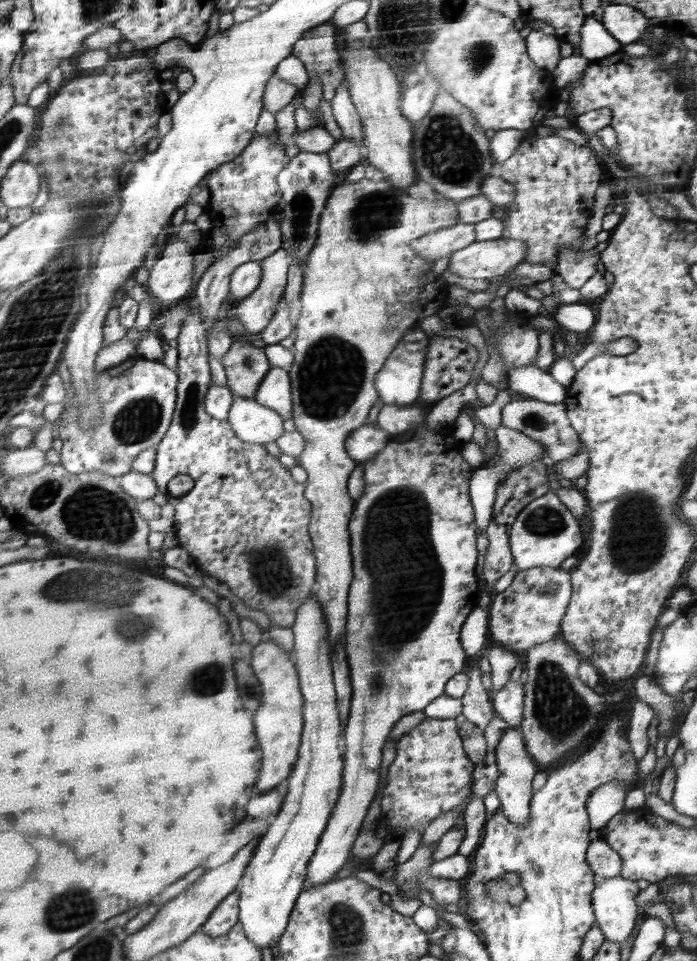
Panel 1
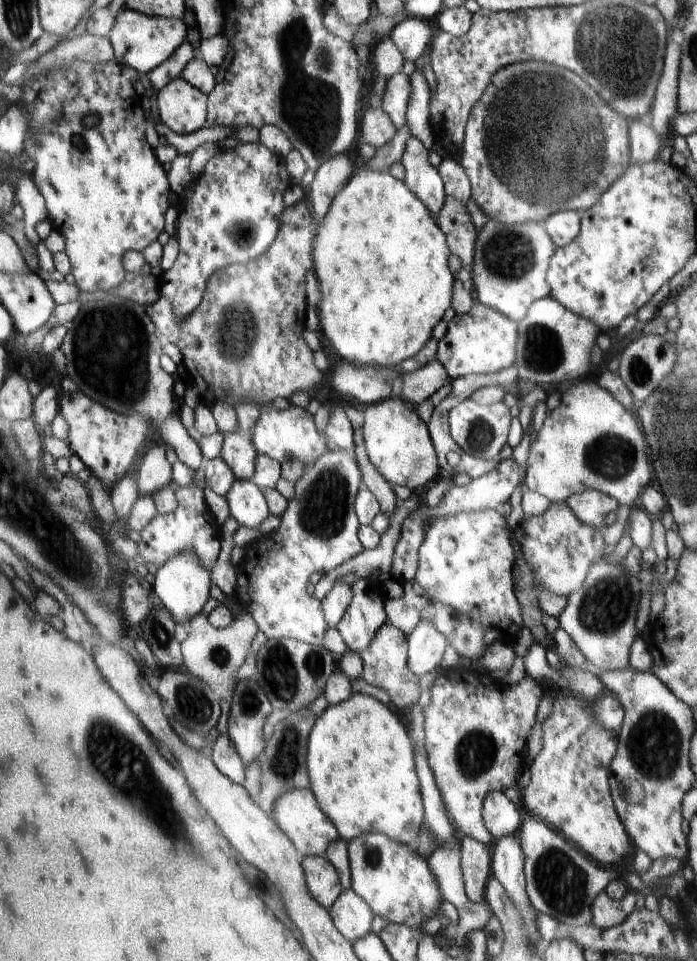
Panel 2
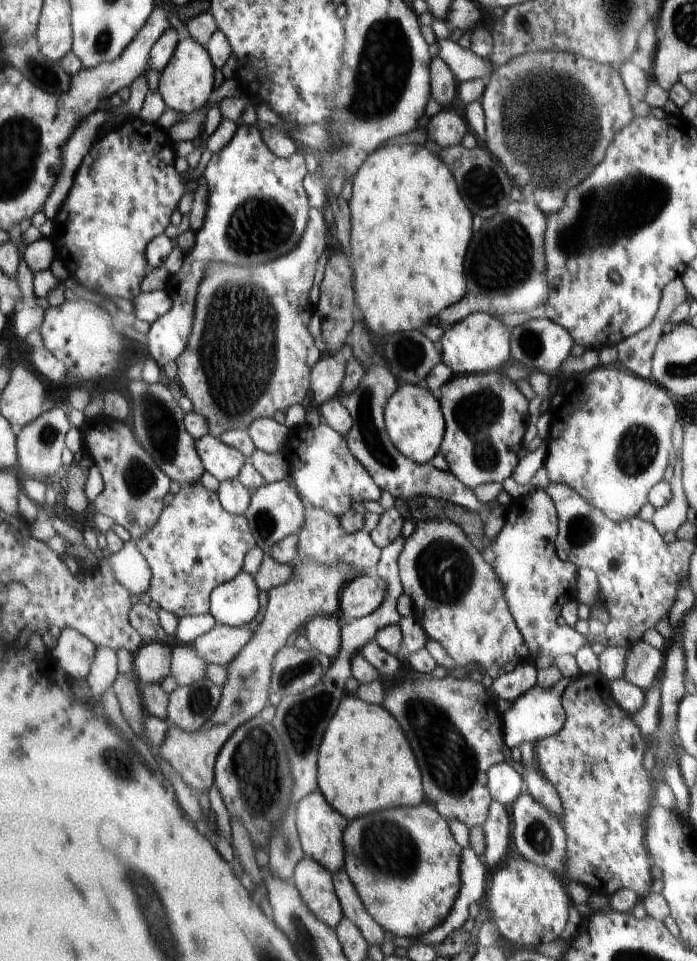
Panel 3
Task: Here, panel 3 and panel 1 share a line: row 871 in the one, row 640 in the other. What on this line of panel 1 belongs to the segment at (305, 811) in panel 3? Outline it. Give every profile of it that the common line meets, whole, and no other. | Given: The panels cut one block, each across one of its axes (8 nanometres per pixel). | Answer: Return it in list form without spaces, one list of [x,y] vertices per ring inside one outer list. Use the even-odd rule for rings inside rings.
[[[366,177],[352,183],[345,181],[332,188],[328,204],[321,214],[317,244],[306,261],[304,285],[293,333],[294,362],[290,369],[294,401],[292,420],[295,429],[306,439],[306,446],[297,457],[299,465],[307,472],[305,495],[313,508],[309,530],[318,558],[318,586],[315,594],[325,612],[329,638],[334,644],[341,640],[346,630],[346,598],[348,588],[352,588],[350,582],[353,582],[353,558],[350,558],[352,535],[348,534],[348,522],[351,522],[354,504],[349,498],[348,484],[358,462],[350,458],[345,442],[350,434],[368,424],[366,416],[380,394],[376,386],[378,372],[384,368],[386,360],[389,360],[390,353],[400,344],[401,338],[409,330],[419,328],[424,318],[447,306],[449,285],[444,284],[442,276],[432,272],[432,259],[429,260],[430,266],[412,266],[416,256],[412,242],[434,230],[442,230],[458,223],[458,204],[444,195],[413,198],[407,190],[394,187],[386,178],[378,182]]]

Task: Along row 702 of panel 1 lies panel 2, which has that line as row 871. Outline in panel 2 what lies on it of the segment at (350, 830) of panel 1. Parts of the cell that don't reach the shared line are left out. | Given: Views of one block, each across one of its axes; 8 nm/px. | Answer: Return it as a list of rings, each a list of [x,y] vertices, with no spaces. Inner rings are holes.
[[[364,833],[349,844],[352,867],[351,889],[370,907],[374,915],[382,916],[390,923],[422,928],[434,916],[442,900],[436,880],[417,850],[394,841],[382,833]]]

